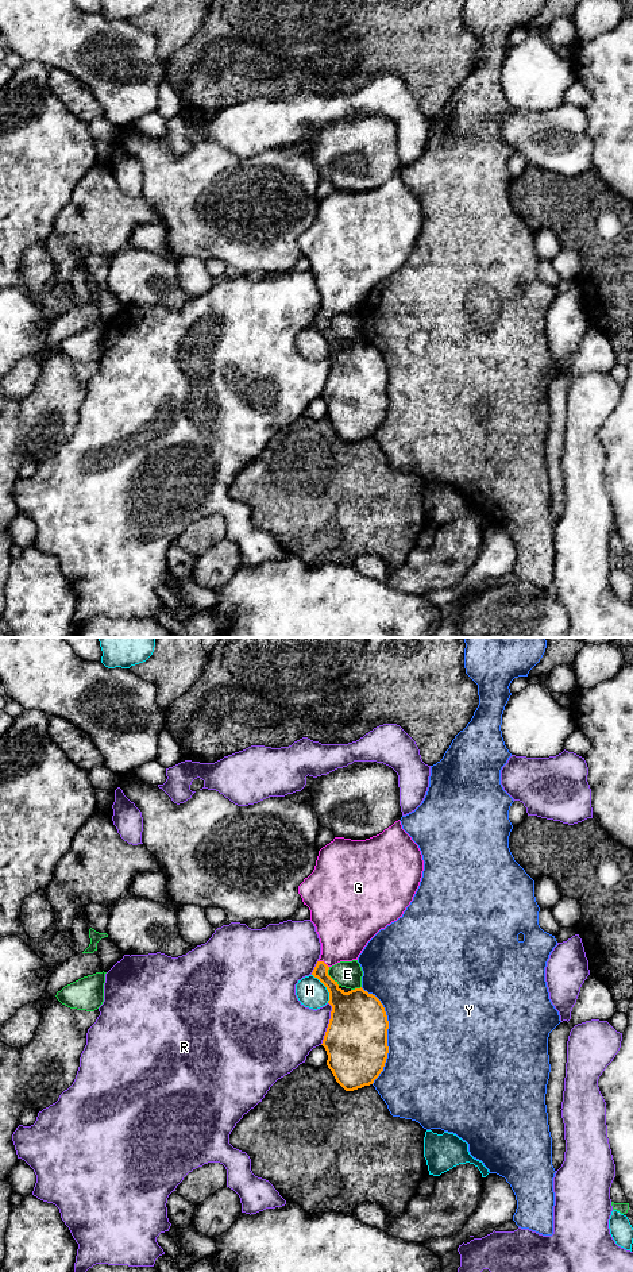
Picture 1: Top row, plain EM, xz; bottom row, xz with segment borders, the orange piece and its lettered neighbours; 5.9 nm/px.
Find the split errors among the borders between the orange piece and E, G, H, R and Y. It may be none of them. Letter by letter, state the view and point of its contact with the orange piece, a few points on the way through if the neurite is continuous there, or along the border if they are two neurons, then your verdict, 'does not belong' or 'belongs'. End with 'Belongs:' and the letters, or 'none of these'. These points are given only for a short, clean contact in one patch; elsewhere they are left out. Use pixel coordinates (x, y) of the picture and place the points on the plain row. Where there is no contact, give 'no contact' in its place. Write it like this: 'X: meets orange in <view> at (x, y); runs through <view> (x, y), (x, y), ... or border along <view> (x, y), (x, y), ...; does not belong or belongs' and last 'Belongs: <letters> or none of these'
E: meets orange in xz at (329, 328); border along xz (328, 319), (328, 326), (339, 336); does not belong
G: meets orange in xz at (324, 315); runs through xz (340, 353), (324, 330), (324, 315), (343, 290), (344, 278); belongs
H: meets orange in xz at (327, 340); does not belong
R: meets orange in xz at (328, 376); does not belong
Y: meets orange in xz at (386, 385); does not belong
Belongs: G

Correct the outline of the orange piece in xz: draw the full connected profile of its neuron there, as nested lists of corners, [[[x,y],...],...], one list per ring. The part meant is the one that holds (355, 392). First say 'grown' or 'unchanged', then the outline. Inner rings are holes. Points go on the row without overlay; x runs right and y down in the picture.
grown | [[[398,171],[366,192],[335,189],[319,203],[313,224],[298,238],[321,294],[321,307],[312,327],[327,339],[332,358],[321,397],[328,406],[328,420],[346,443],[373,436],[383,423],[389,405],[389,373],[375,347],[362,339],[346,344],[328,327],[328,321],[340,313],[358,312],[381,281],[402,269],[420,238],[422,223],[421,203]]]

